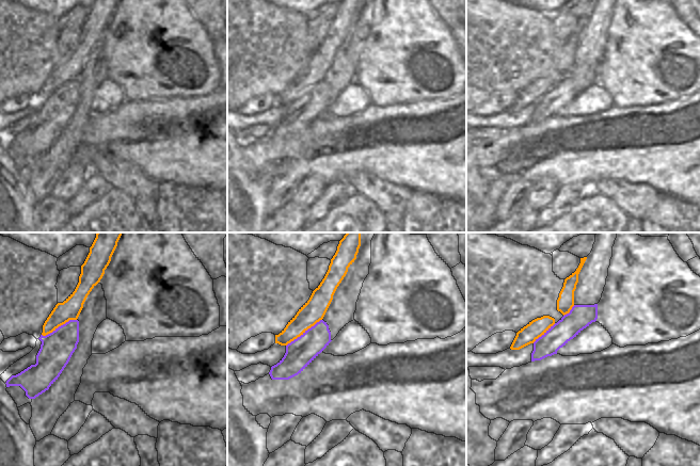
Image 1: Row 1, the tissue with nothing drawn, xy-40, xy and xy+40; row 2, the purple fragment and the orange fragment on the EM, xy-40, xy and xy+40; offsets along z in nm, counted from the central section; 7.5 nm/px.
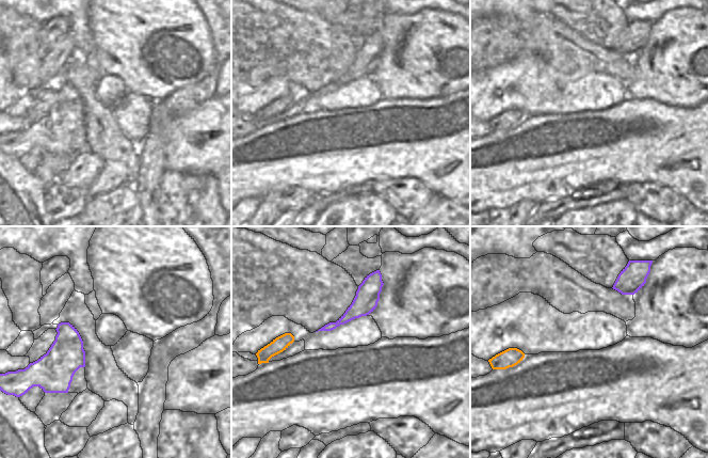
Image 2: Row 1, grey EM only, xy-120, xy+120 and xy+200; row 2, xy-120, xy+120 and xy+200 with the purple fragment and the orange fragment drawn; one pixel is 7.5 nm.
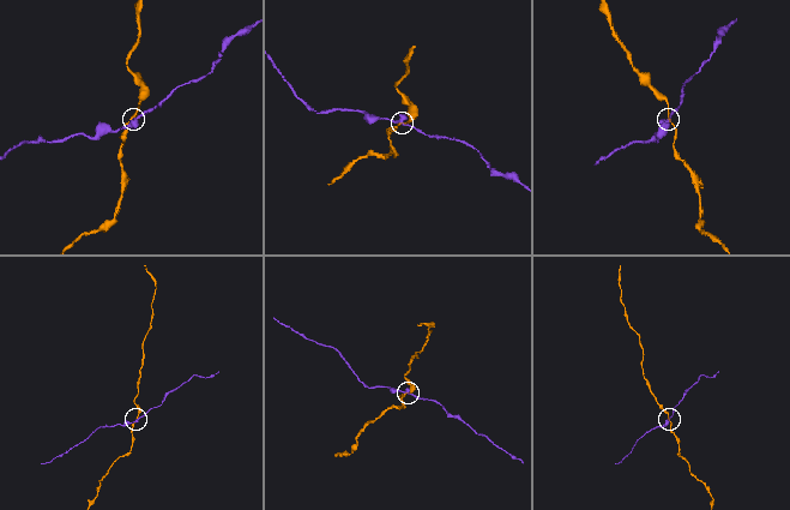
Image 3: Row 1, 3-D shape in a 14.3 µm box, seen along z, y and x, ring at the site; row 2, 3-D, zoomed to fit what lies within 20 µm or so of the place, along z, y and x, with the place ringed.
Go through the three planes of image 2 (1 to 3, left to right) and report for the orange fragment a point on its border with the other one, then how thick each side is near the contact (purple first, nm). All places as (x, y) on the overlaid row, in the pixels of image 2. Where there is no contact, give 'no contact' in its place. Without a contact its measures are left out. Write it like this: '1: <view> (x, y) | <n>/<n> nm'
1: no contact
2: no contact
3: no contact

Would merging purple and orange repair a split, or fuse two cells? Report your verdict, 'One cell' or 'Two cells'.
Two cells.

